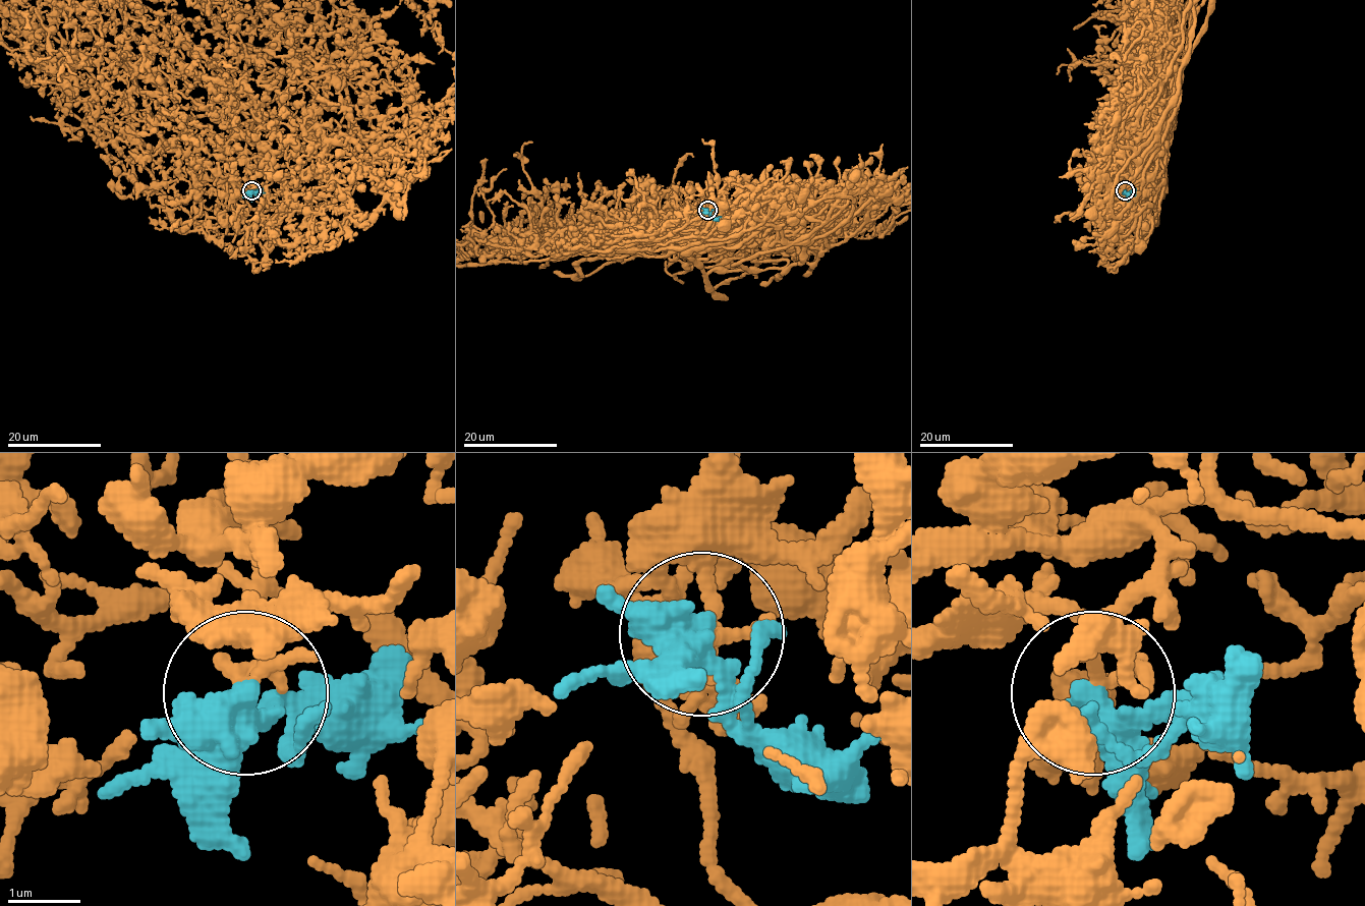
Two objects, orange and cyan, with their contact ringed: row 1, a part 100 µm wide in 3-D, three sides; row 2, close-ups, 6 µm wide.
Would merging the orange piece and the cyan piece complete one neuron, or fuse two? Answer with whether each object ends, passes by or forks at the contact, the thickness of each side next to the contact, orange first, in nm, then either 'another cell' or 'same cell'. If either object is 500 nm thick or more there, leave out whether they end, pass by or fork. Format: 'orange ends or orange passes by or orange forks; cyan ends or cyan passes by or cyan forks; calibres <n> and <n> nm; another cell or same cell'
orange passes by; cyan forks; calibres 200 and 380 nm; same cell

